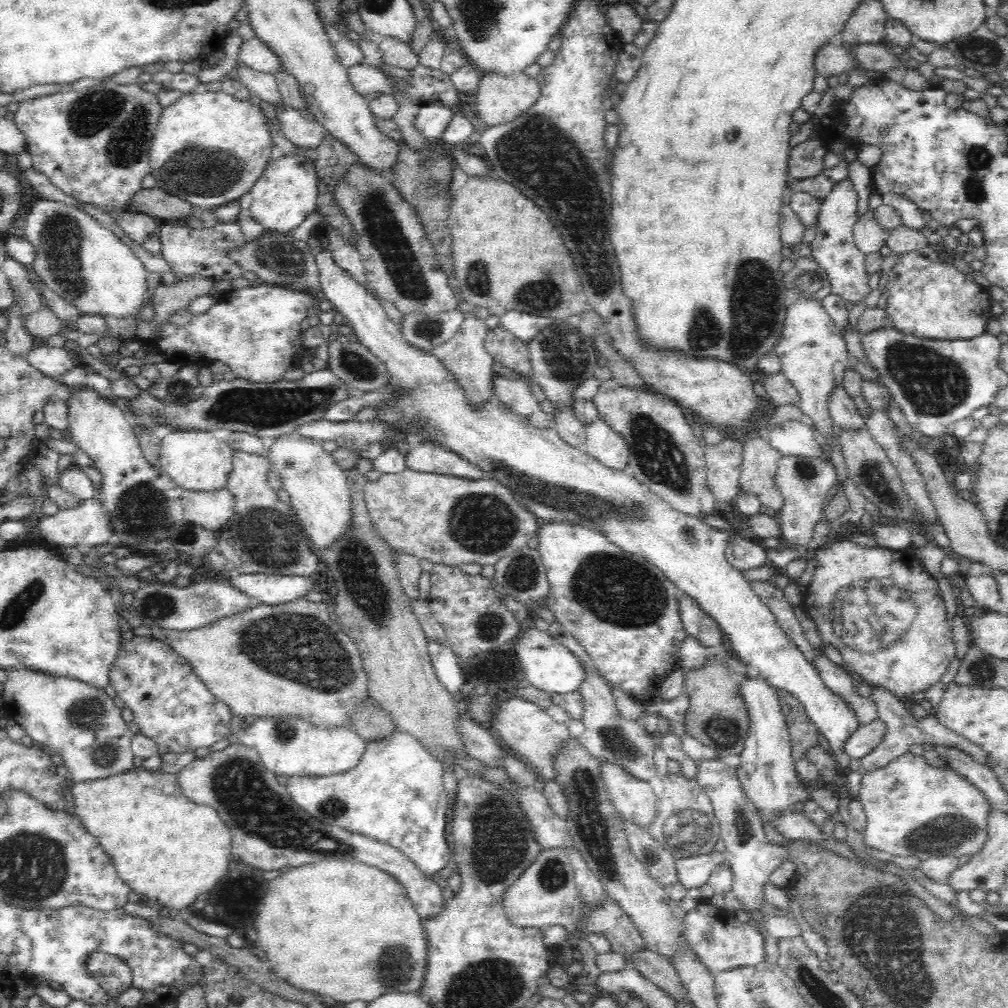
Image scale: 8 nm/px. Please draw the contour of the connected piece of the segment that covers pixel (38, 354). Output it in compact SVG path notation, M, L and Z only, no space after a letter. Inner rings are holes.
M38 343L27 356L28 363L42 375L57 380L61 374L75 368L77 359L73 358L64 348L50 348Z

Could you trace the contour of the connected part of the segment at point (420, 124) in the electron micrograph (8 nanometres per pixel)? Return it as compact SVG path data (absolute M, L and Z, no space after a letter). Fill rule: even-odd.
M436 104L422 106L414 118L414 125L430 142L438 142L455 113L456 110Z

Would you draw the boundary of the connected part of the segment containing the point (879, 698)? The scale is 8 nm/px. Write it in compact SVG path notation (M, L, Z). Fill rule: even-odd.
M870 684L870 687L872 689L870 700L874 701L874 704L877 706L878 719L885 724L887 729L885 730L882 742L880 742L870 754L866 754L866 756L859 758L861 762L860 768L863 773L886 766L889 762L892 762L892 760L896 760L898 756L902 756L902 754L906 754L906 752L910 751L910 746L914 746L914 744L922 745L923 742L927 742L930 746L946 745L947 747L957 748L970 755L972 760L991 768L991 762L989 762L989 757L986 752L984 752L978 745L953 733L943 724L940 724L934 713L928 714L923 719L916 720L913 713L908 709L905 700L901 700L899 697L894 696L894 694L888 692L881 686L873 686Z

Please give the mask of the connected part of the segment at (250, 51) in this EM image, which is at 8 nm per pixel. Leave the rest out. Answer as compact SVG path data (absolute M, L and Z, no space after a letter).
M258 37L241 44L238 61L261 73L274 74L284 70L278 57Z

